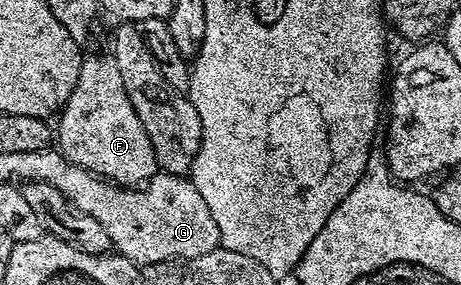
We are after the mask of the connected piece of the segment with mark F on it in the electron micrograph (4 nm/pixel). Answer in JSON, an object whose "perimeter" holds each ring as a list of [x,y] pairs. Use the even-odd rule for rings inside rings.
{"perimeter":[[[87,54],[83,58],[76,89],[72,89],[72,97],[68,97],[57,119],[57,150],[93,175],[100,175],[120,187],[137,188],[153,179],[159,170],[152,141],[148,141],[136,109],[128,101],[124,81],[120,81],[120,69],[116,69],[116,61],[109,54]]]}

